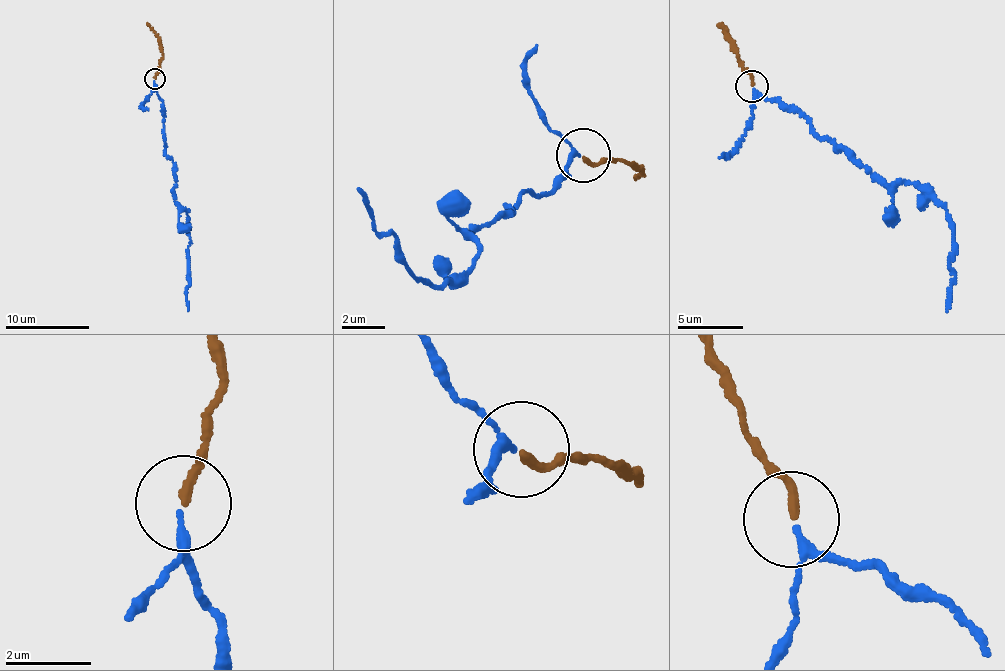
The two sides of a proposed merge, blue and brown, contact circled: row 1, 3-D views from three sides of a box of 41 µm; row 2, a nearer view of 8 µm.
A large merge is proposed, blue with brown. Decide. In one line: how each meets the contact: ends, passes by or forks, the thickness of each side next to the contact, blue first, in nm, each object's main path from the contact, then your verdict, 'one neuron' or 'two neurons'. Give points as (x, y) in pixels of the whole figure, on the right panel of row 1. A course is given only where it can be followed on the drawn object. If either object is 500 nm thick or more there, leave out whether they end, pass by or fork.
blue passes by; brown ends there; 150 nm thick on the blue side, 200 nm on the other; blue runs (753, 89), (796, 110), (887, 184), (911, 183), (946, 210), (952, 228), (949, 269), (955, 277), (946, 311); brown runs (752, 85), (752, 76), (734, 52), (734, 41), (726, 28), (719, 24); one neuron

